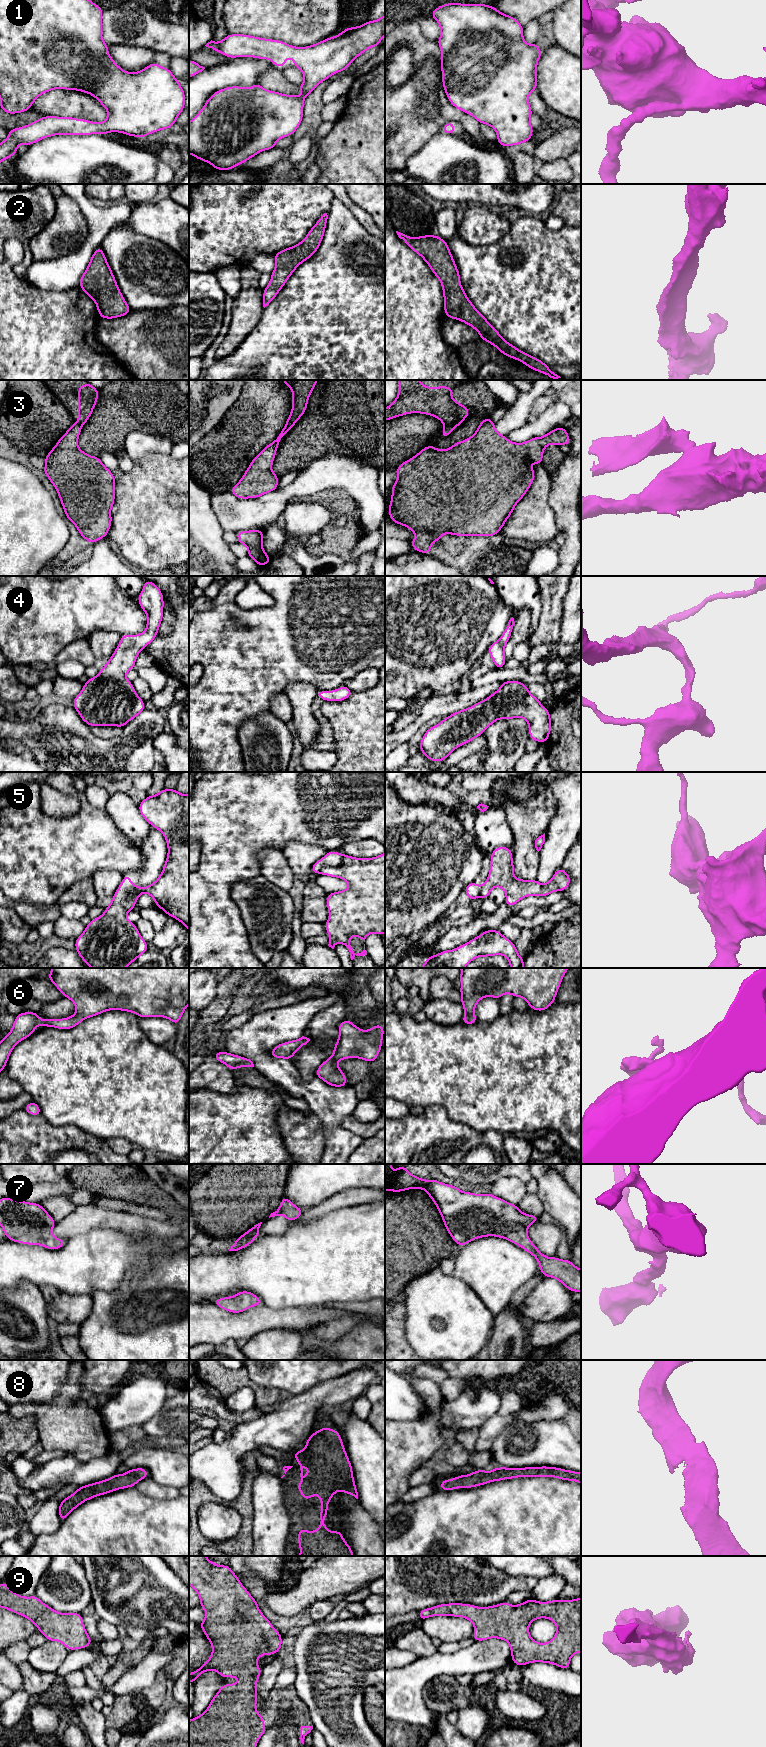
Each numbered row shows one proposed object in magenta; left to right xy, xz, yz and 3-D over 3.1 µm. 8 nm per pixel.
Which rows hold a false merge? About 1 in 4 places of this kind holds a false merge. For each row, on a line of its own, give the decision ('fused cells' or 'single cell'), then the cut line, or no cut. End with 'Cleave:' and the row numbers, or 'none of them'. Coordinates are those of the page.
1: single cell; no cut
2: single cell; no cut
3: fused cells; cut in yz along (462, 419), (456, 419), (445, 426)
4: single cell; no cut
5: fused cells; cut in xz along (345, 855), (339, 866), (325, 867), (319, 873)
6: single cell; no cut
7: single cell; no cut
8: single cell; no cut
9: single cell; no cut
Cleave: 3, 5

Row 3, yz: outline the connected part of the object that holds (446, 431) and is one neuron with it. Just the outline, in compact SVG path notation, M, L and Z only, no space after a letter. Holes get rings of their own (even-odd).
M456 420L454 421L452 424L448 424L446 425L443 429L442 429L442 433L441 433L441 437L442 438L446 438L448 437L451 432L460 424L463 423L463 420Z

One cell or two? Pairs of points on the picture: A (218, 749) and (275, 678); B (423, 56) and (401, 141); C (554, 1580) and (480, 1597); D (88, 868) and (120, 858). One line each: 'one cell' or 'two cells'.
A: one cell
B: one cell
C: two cells
D: one cell

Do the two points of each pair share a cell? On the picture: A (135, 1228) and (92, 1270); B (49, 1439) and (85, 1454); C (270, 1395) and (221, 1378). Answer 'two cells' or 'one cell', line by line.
A: two cells
B: one cell
C: one cell

